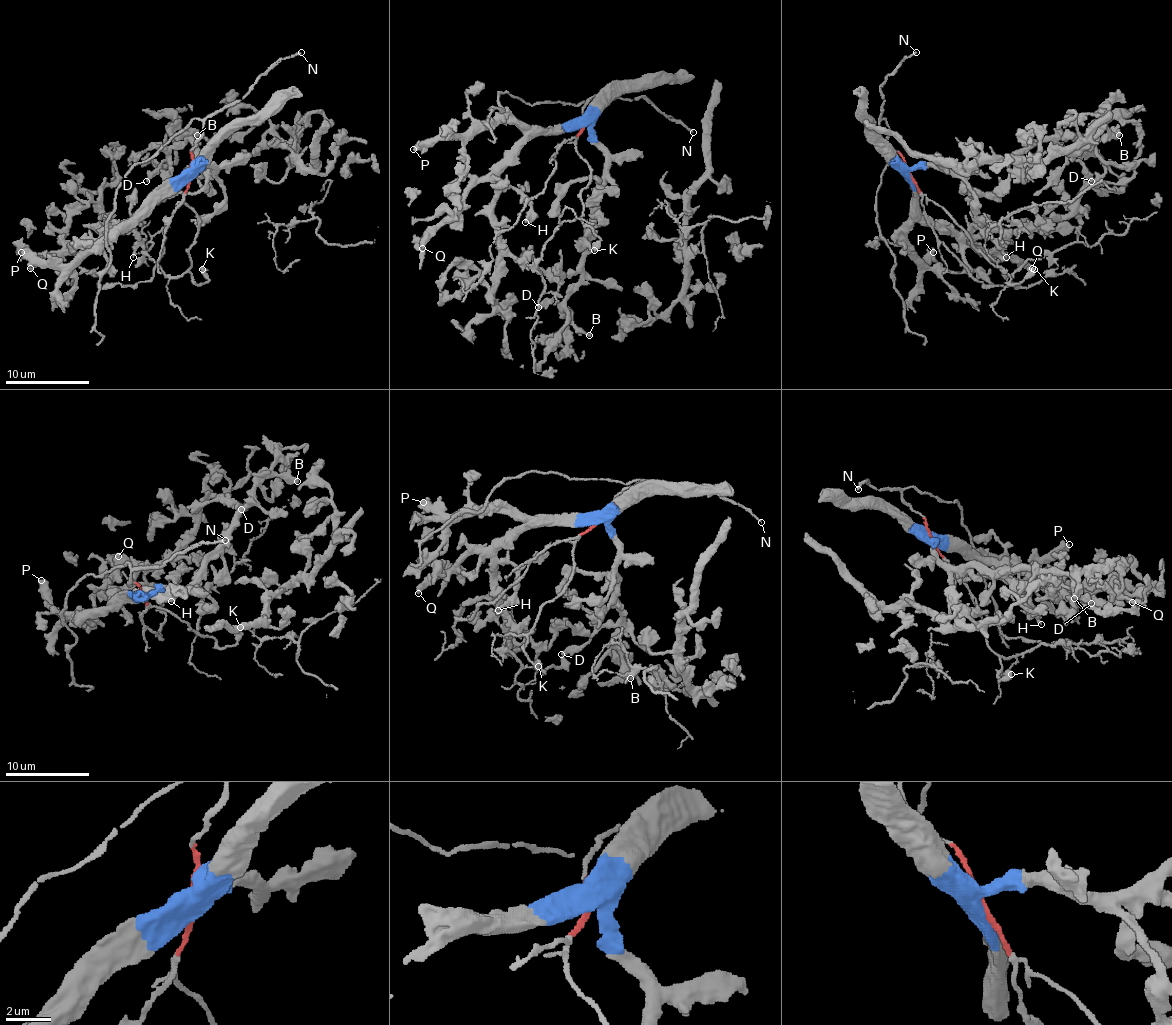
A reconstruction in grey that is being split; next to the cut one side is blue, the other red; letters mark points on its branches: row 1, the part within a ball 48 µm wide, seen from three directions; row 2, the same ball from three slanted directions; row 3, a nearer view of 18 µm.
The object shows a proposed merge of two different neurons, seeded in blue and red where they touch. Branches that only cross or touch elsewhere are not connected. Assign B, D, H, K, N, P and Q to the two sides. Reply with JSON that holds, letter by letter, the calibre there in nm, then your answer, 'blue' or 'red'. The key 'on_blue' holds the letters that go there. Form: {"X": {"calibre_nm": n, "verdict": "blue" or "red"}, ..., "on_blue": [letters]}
{"B": {"calibre_nm": 440, "verdict": "blue"}, "D": {"calibre_nm": 360, "verdict": "blue"}, "H": {"calibre_nm": 190, "verdict": "blue"}, "K": {"calibre_nm": 440, "verdict": "red"}, "N": {"calibre_nm": 180, "verdict": "red"}, "P": {"calibre_nm": 600, "verdict": "blue"}, "Q": {"calibre_nm": 440, "verdict": "blue"}, "on_blue": ["B", "D", "H", "P", "Q"]}

